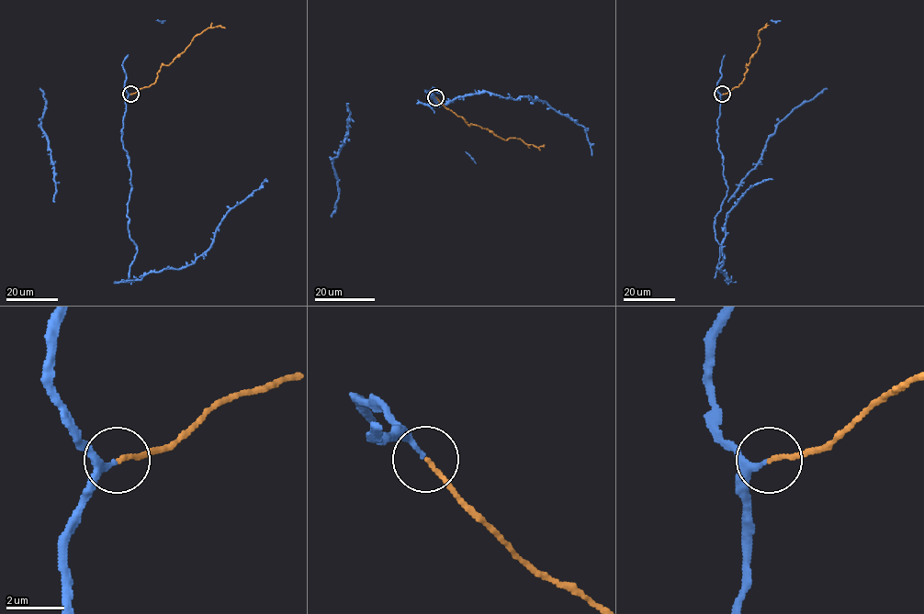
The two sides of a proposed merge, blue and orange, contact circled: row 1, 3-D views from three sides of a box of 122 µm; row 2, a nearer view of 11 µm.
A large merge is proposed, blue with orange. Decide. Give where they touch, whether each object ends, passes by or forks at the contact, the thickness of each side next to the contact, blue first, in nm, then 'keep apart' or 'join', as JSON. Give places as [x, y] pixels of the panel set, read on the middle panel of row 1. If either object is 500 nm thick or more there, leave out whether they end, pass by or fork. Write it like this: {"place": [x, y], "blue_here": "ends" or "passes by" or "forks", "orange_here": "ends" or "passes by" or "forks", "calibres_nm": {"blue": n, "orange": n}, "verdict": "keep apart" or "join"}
{"place": [435, 97], "blue_here": "ends", "orange_here": "ends", "calibres_nm": {"blue": 180, "orange": 140}, "verdict": "join"}

